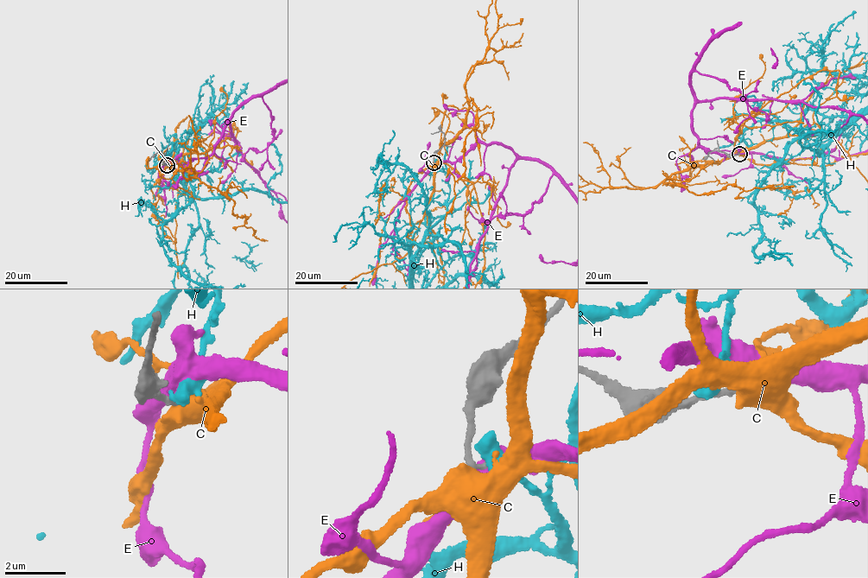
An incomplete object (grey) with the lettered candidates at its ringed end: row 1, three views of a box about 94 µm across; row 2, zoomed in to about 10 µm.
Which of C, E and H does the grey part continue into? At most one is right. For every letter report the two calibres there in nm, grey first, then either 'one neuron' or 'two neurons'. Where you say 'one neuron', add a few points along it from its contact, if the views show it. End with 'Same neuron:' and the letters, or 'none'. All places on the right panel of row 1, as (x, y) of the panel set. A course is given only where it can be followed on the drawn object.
C: 200 nm thick on the grey side, 800 nm on the other; one neuron
E: 170 nm thick on the grey side, 600 nm on the other; two neurons
H: 170 nm thick on the grey side, 550 nm on the other; two neurons
Same neuron: C

